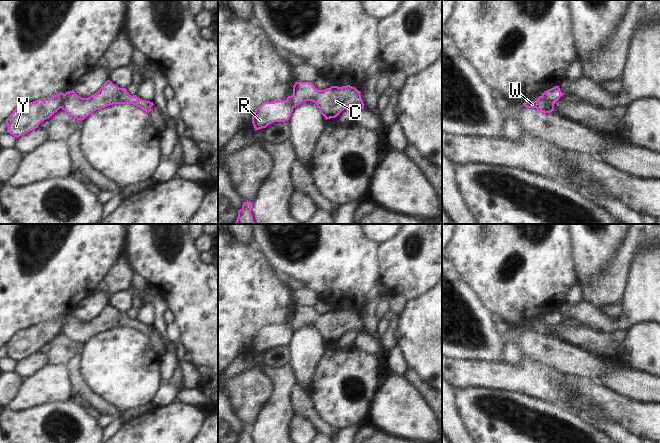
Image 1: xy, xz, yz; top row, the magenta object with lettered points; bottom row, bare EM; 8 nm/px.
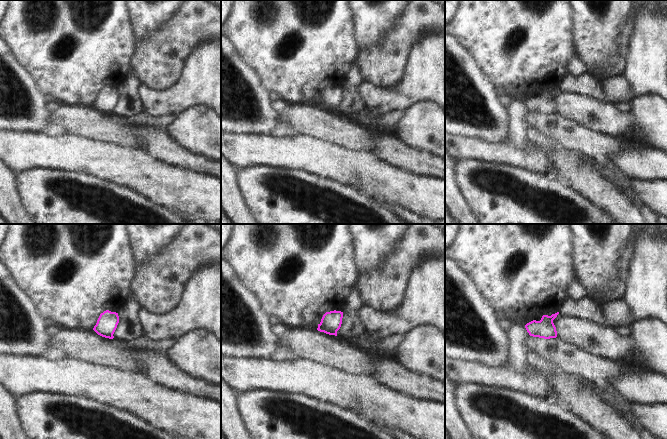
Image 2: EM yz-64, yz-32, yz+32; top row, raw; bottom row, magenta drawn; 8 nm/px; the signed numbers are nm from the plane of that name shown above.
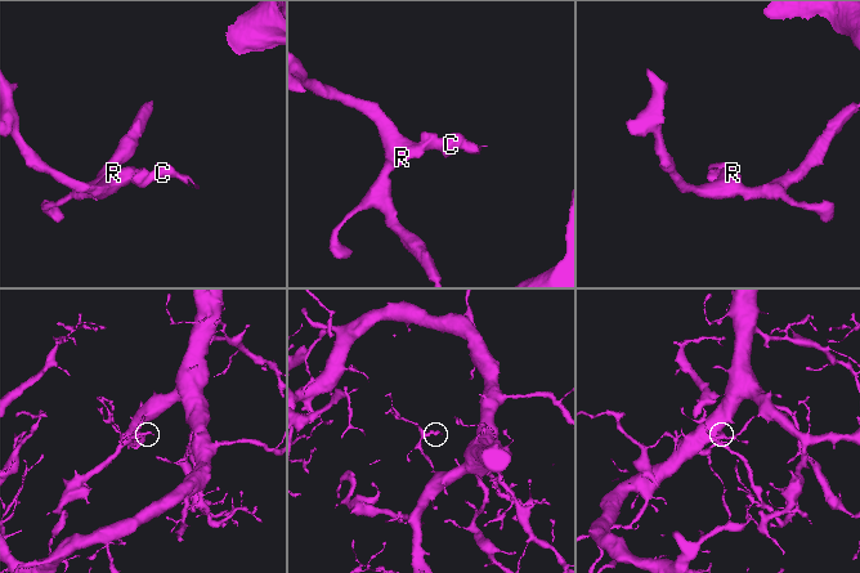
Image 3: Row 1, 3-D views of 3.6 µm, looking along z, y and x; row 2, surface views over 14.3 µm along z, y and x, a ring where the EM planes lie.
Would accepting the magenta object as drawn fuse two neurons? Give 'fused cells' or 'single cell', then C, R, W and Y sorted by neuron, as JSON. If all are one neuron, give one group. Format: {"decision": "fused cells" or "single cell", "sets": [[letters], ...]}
{"decision": "fused cells", "sets": [["C", "W"], ["R", "Y"]]}

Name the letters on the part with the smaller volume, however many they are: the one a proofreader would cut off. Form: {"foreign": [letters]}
{"foreign": ["C", "W"]}

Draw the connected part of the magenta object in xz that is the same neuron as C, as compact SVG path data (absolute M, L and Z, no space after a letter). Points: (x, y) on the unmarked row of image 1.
M296 305L293 310L293 319L288 320L287 324L293 332L303 326L312 325L327 344L337 341L347 331L364 333L360 318L360 315L350 309L316 314L312 306Z

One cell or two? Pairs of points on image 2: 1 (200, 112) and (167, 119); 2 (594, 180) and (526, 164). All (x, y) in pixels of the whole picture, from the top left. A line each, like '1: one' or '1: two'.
1: two
2: two

